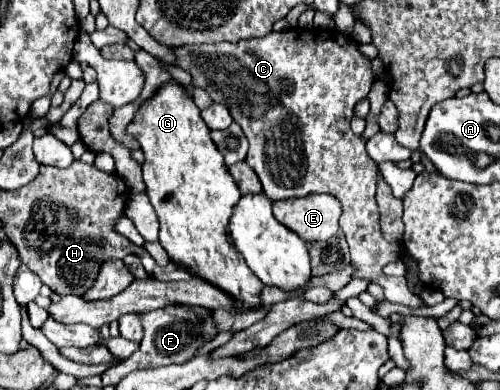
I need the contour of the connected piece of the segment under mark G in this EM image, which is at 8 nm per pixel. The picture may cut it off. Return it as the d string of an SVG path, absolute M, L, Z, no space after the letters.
M163 86L163 90L159 90L159 94L151 98L151 102L145 102L139 108L127 132L139 140L141 150L145 154L145 162L143 162L145 194L149 196L149 202L155 208L155 214L159 220L159 244L167 250L167 256L175 264L187 268L193 276L229 294L235 302L237 314L261 308L263 304L261 304L259 294L263 290L263 282L259 282L259 278L251 274L251 270L243 262L243 256L237 252L235 244L229 240L229 220L231 220L235 204L241 198L241 192L235 186L223 162L223 156L219 154L217 146L211 142L209 128L201 120L201 114L195 102L187 98L187 94L179 90L179 86Z

